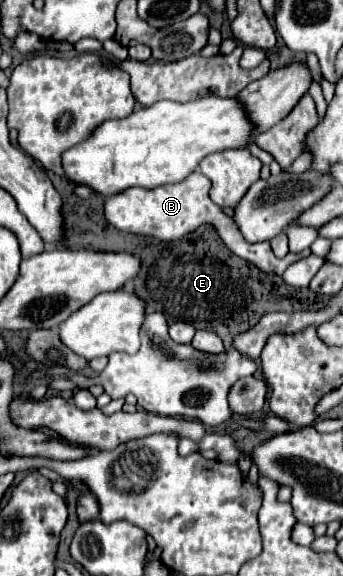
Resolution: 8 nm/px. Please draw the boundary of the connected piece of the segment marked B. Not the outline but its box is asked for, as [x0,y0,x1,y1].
[105,172,311,274]

